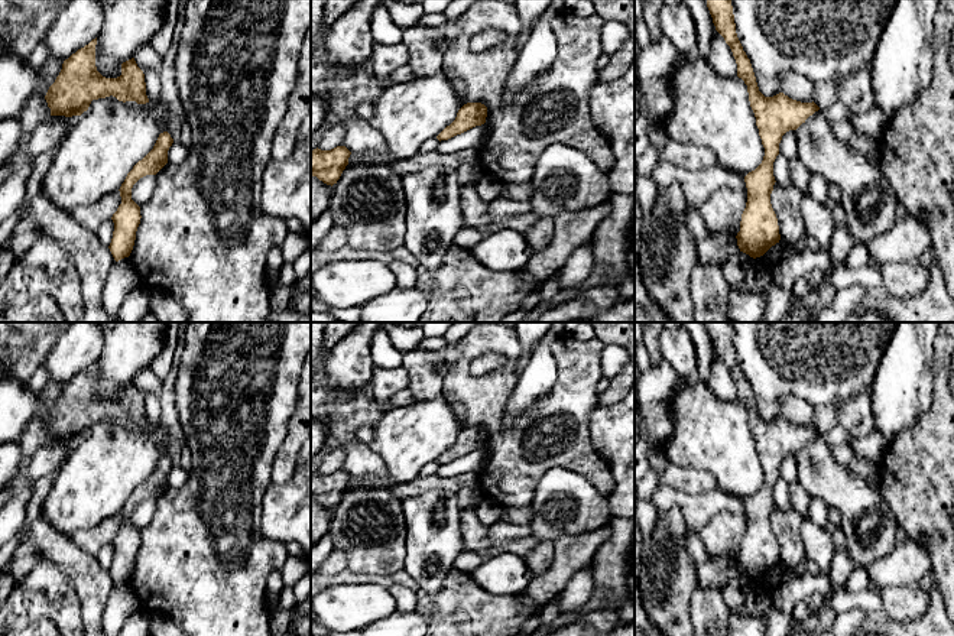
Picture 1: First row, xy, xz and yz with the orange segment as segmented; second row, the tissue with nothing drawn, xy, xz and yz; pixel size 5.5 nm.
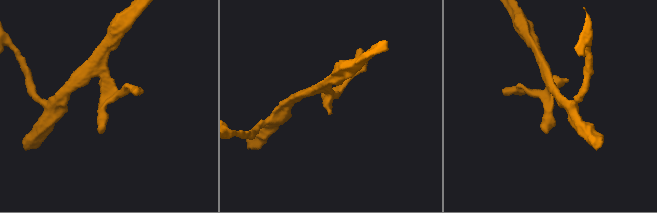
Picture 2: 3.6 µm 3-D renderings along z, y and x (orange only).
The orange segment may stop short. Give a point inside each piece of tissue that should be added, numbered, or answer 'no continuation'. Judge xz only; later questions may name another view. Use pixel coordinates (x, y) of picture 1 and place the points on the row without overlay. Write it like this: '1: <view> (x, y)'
no continuation

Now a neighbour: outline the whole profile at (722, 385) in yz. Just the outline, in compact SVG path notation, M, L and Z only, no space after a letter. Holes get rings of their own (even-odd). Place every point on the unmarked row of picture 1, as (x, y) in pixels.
M717 354L707 386L718 400L737 400L737 387L733 376Z

